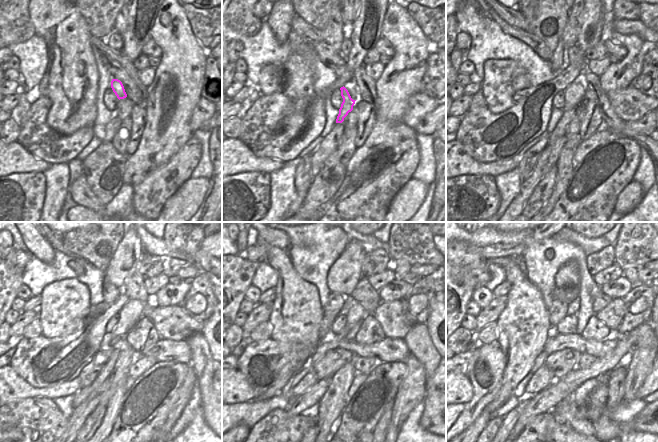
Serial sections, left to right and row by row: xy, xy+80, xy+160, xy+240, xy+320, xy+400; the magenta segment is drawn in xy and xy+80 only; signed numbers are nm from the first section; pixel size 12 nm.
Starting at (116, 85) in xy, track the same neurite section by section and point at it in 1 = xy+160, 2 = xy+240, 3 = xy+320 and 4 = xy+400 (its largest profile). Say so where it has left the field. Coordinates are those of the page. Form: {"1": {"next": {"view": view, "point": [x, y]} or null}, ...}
{"1": {"next": {"view": "xy+160", "point": [560, 130]}}, "2": {"next": {"view": "xy+240", "point": [83, 393]}}, "3": {"next": {"view": "xy+320", "point": [306, 403]}}, "4": {"next": {"view": "xy+400", "point": [509, 420]}}}

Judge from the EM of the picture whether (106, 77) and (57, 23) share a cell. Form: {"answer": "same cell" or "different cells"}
{"answer": "different cells"}

